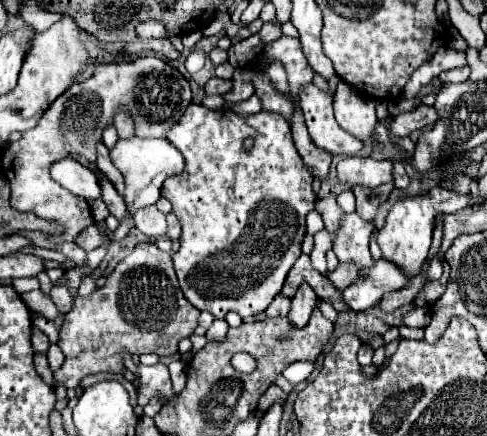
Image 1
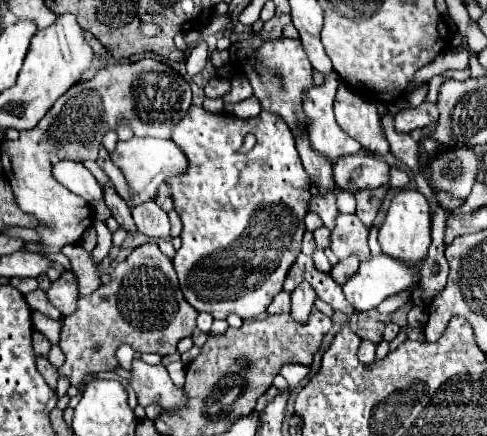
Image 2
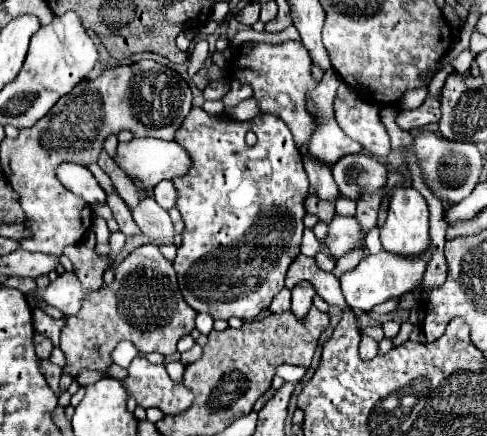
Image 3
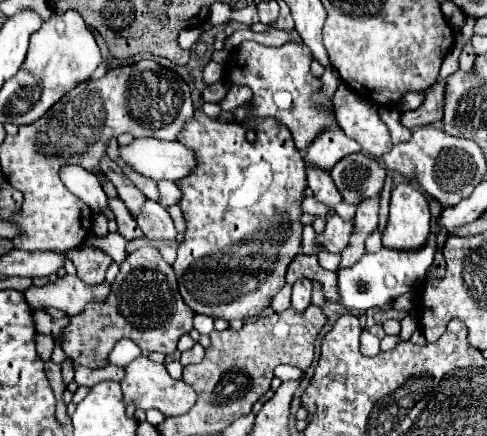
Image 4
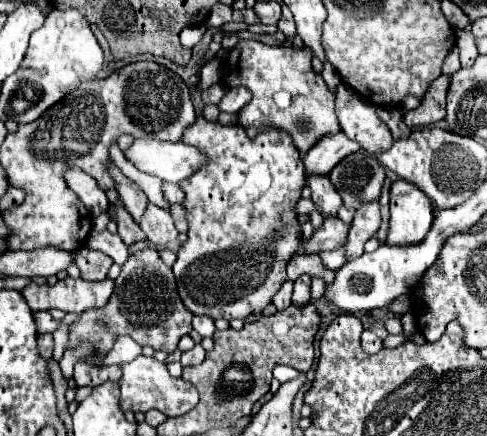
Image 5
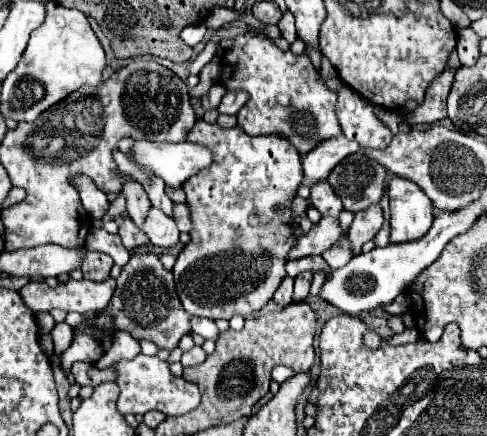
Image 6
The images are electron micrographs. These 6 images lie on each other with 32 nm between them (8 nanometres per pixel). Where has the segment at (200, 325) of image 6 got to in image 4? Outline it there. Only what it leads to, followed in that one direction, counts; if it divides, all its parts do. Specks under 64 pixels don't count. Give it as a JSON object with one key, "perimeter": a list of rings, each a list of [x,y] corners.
{"perimeter":[[[196,314],[196,316],[194,316],[194,326],[196,326],[196,330],[198,330],[200,334],[210,336],[210,332],[214,330],[214,320],[208,318],[208,316],[200,316],[200,314]]]}

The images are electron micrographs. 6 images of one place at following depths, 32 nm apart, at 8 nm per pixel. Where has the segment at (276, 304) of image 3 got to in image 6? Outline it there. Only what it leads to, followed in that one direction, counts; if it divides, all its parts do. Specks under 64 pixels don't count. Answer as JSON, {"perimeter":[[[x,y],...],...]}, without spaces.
{"perimeter":[[[286,276],[286,278],[280,282],[278,290],[274,292],[274,300],[276,300],[278,304],[282,304],[282,306],[288,306],[288,304],[292,302],[292,286],[294,286],[294,278],[292,278],[292,276]]]}

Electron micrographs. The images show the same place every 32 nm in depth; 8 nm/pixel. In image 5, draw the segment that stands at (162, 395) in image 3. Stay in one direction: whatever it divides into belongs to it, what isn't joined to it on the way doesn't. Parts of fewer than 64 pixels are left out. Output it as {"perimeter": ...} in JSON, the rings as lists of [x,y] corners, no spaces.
{"perimeter":[[[138,356],[136,360],[122,364],[120,370],[122,370],[122,378],[118,382],[120,390],[122,390],[120,408],[124,412],[128,412],[128,410],[148,412],[154,408],[166,416],[182,416],[182,414],[190,412],[200,400],[198,390],[190,382],[186,382],[182,378],[172,378],[166,368],[166,362],[158,362],[152,356]]]}

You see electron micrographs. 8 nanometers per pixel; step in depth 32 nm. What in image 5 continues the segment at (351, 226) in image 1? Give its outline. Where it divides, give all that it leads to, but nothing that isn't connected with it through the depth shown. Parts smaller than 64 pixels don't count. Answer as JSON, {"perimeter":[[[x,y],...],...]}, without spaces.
{"perimeter":[[[326,216],[322,226],[312,232],[312,236],[300,238],[300,250],[296,254],[320,254],[322,250],[334,250],[340,248],[346,242],[348,236],[346,224],[338,216]]]}

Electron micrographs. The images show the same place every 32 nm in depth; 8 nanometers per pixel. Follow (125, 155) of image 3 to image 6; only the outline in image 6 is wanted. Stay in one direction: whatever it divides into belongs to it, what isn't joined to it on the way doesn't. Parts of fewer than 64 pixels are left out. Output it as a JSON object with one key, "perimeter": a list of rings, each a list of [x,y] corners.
{"perimeter":[[[136,142],[132,148],[136,160],[158,174],[166,186],[180,188],[184,180],[196,172],[208,168],[214,162],[214,154],[204,144],[180,142],[180,144],[150,144]]]}

